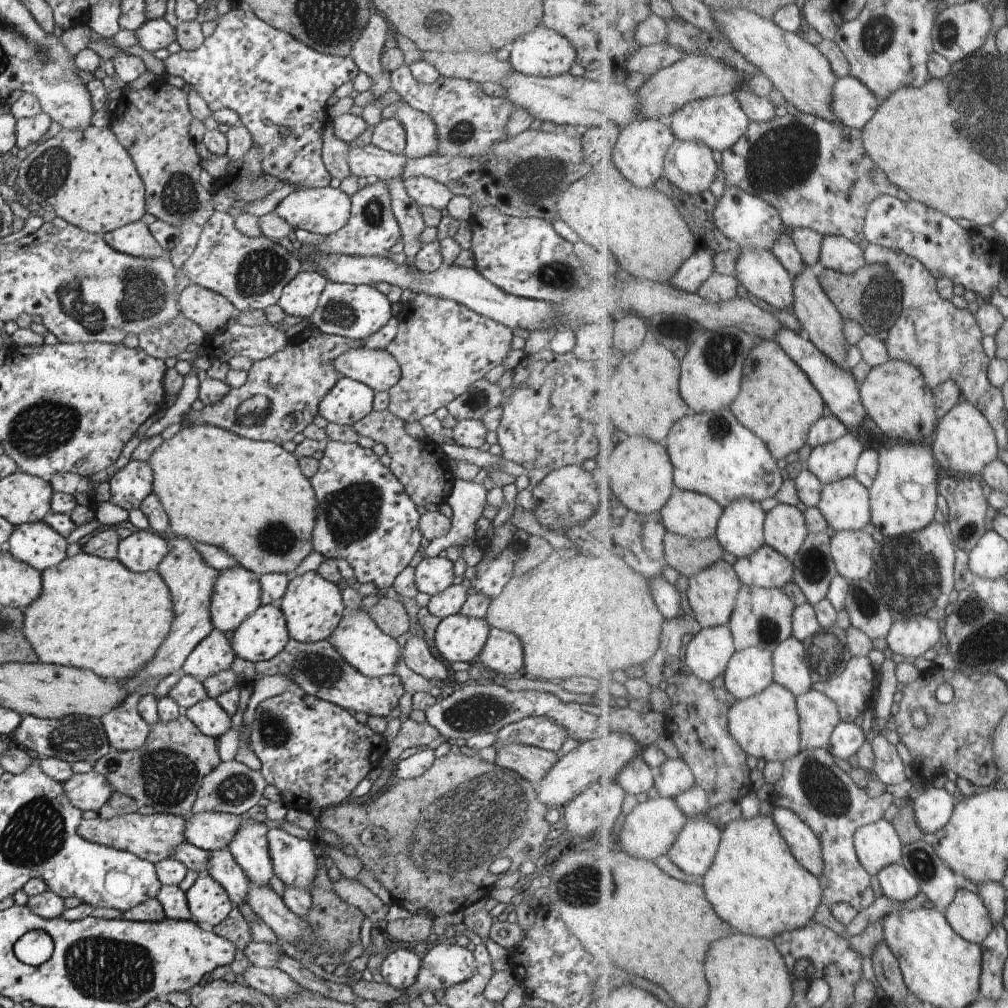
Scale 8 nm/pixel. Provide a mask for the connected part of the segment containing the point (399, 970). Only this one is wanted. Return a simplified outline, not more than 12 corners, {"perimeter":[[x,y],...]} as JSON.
{"perimeter":[[398,948],[380,966],[386,984],[407,992],[421,959]]}

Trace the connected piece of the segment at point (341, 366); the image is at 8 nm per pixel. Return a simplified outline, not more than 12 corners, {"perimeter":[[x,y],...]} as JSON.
{"perimeter":[[350,349],[334,359],[340,376],[374,392],[401,377],[386,349]]}

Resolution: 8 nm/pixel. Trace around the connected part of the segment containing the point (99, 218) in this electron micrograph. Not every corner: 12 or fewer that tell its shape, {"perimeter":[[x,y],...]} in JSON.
{"perimeter":[[108,127],[60,129],[15,182],[89,233],[140,221],[145,186]]}

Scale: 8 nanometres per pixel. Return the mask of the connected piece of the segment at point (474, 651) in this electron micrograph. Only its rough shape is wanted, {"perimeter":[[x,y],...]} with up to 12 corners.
{"perimeter":[[485,618],[441,619],[431,646],[442,660],[469,662],[486,644]]}

